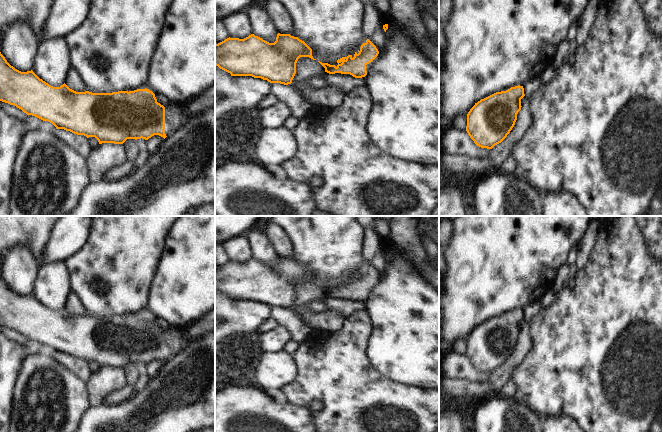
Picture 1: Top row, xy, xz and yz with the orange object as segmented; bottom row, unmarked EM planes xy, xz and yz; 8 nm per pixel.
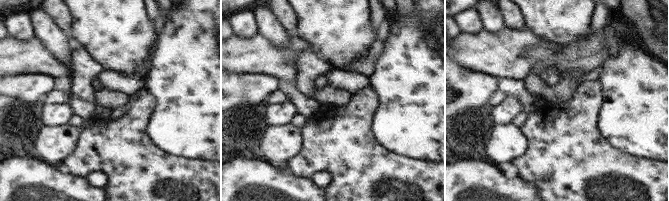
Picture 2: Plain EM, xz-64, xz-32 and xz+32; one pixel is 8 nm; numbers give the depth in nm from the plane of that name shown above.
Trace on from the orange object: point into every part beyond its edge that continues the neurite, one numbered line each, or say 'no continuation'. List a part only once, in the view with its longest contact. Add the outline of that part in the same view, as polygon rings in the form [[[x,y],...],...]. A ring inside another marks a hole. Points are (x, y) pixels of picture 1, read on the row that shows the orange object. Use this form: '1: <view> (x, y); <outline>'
no continuation

